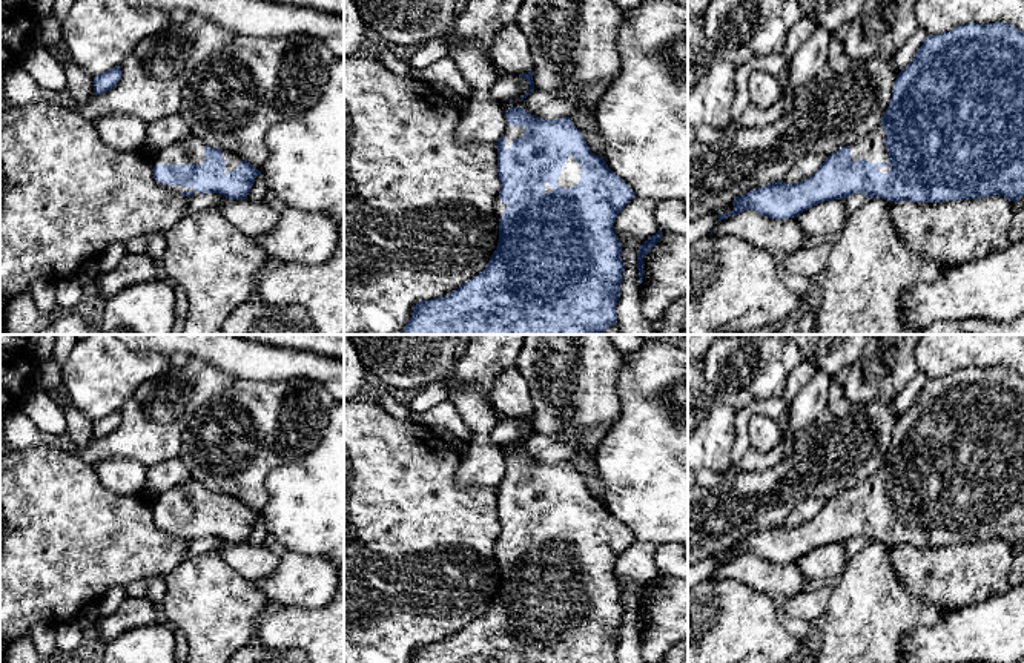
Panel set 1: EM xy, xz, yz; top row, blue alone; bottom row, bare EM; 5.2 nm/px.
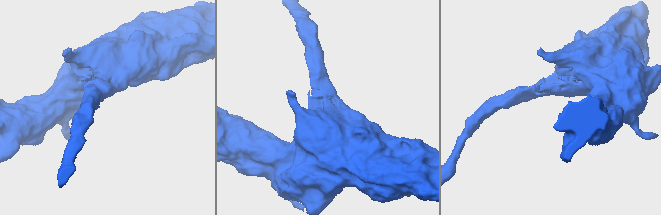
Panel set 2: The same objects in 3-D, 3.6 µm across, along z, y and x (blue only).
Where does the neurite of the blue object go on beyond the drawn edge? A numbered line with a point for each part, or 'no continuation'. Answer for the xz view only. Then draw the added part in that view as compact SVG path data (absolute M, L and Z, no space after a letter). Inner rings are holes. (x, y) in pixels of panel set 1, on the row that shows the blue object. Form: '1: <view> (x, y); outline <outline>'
1: xz (570, 175); outline M570 157L562 167L560 176L557 180L559 187L571 189L580 181L580 166L576 157Z

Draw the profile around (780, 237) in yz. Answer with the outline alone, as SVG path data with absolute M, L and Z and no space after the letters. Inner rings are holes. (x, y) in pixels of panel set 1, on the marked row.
M754 210L717 221L714 236L732 235L771 252L778 261L803 247L804 232L795 218L772 219Z

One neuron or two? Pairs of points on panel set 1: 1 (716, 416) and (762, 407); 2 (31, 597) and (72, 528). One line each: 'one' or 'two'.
1: two
2: one

